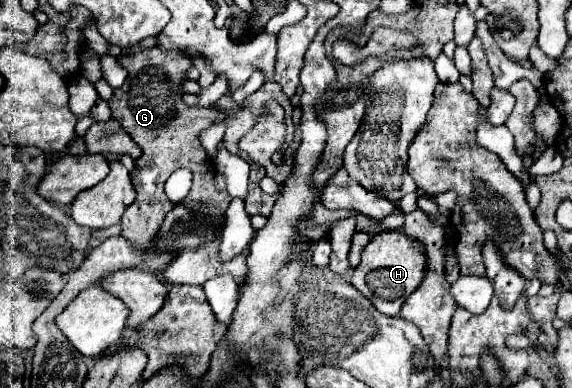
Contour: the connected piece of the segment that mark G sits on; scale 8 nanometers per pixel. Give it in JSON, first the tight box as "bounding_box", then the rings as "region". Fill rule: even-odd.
{"bounding_box":[108,46,232,272],"region":[[[154,46],[134,56],[120,56],[118,62],[128,70],[128,78],[118,88],[120,100],[110,100],[108,104],[112,116],[142,148],[142,156],[136,160],[134,172],[130,172],[138,196],[134,204],[128,206],[122,214],[122,236],[144,256],[144,262],[152,272],[160,272],[176,256],[168,250],[154,250],[156,232],[160,230],[164,216],[174,208],[174,204],[164,194],[164,182],[176,168],[188,168],[194,174],[192,188],[182,200],[182,206],[206,210],[212,212],[212,218],[222,218],[228,204],[232,202],[230,194],[216,190],[214,162],[208,162],[208,154],[198,142],[200,130],[212,126],[216,112],[190,108],[182,102],[182,82],[186,80],[184,72],[192,66],[192,60],[182,52],[162,52],[158,46]]]}

